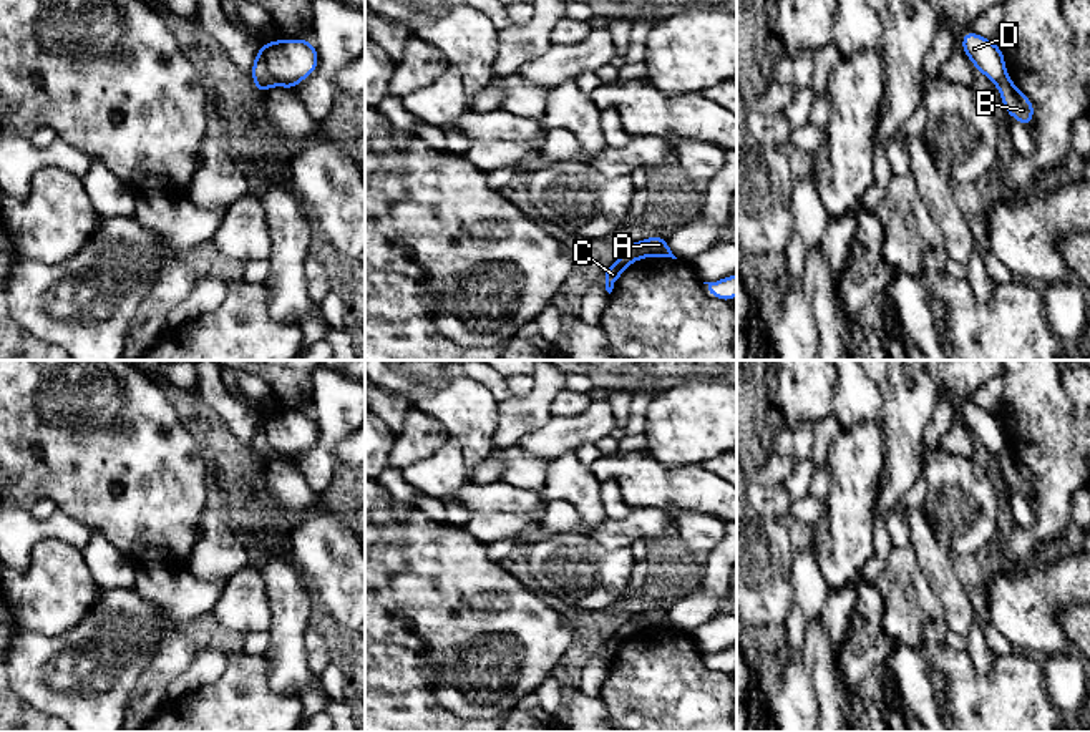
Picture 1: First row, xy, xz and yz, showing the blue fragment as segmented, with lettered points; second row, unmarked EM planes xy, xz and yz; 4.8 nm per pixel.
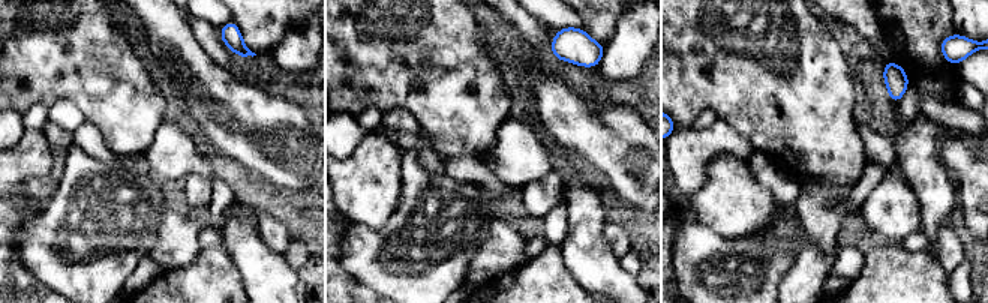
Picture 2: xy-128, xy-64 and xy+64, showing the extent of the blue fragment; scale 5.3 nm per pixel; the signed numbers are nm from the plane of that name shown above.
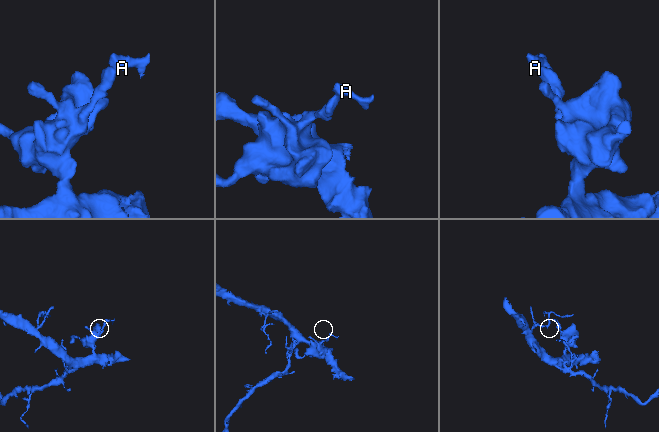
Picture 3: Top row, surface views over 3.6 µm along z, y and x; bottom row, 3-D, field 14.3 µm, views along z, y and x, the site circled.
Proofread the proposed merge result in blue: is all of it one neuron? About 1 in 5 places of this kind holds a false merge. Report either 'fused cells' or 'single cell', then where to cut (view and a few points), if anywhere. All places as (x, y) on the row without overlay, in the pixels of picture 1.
fused cells; cut xz (629, 619), (641, 629)

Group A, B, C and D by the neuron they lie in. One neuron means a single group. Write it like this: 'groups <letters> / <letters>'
groups A D / B C

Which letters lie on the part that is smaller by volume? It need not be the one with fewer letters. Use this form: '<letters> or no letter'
A, D

